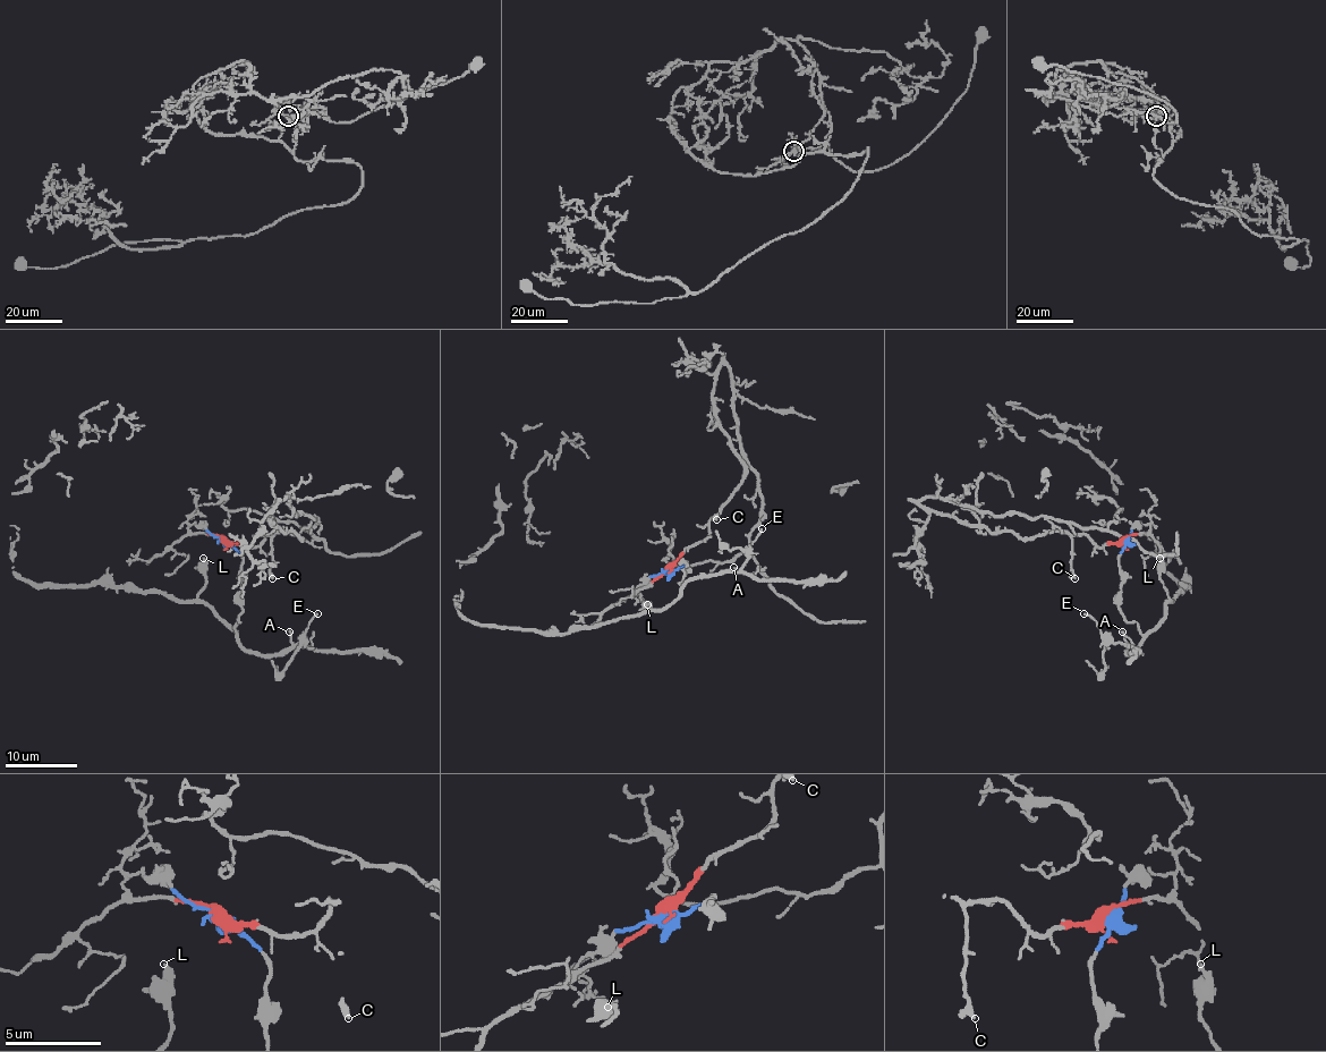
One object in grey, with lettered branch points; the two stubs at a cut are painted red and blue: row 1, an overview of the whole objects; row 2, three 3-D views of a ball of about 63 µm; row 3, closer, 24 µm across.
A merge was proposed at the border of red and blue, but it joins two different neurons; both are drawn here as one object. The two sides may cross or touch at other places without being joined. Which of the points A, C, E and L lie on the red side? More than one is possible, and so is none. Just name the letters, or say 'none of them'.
C

